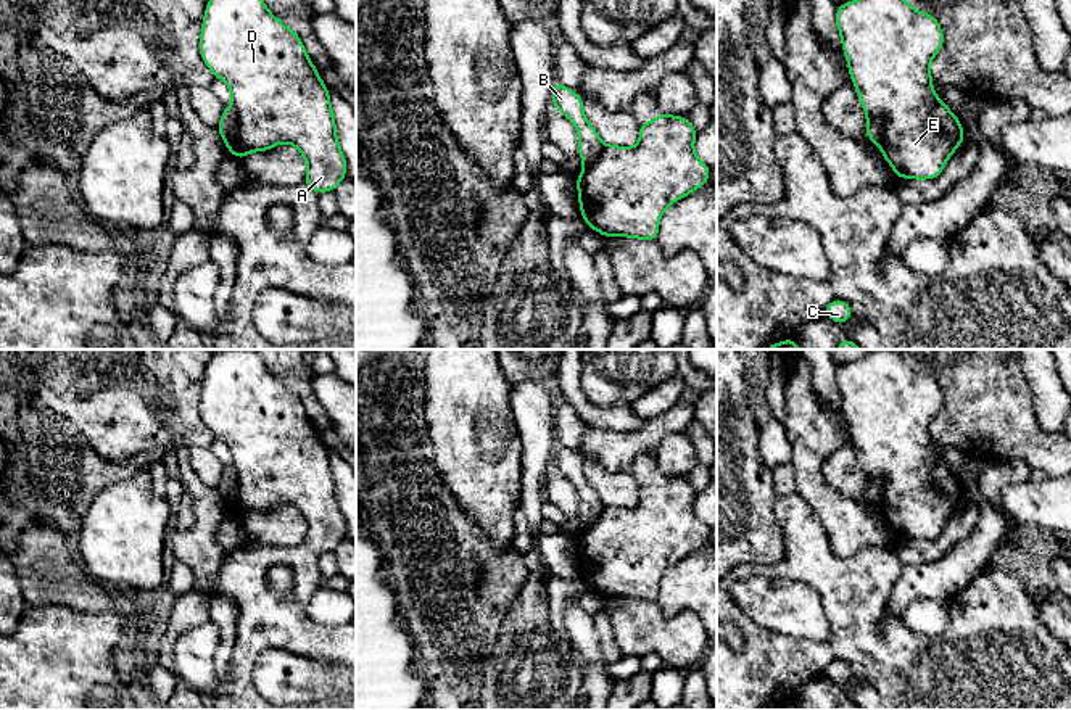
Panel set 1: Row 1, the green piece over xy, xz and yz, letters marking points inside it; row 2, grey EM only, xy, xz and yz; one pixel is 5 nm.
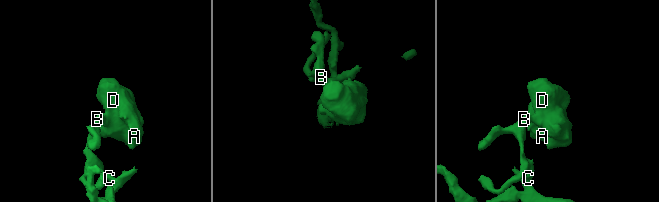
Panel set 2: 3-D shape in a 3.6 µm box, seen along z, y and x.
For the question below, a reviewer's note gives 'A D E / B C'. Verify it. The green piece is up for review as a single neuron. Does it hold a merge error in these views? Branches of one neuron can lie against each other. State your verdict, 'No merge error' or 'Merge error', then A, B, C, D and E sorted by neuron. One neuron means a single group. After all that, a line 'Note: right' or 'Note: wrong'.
Merge error. Groups: A D E / B C
Note: right

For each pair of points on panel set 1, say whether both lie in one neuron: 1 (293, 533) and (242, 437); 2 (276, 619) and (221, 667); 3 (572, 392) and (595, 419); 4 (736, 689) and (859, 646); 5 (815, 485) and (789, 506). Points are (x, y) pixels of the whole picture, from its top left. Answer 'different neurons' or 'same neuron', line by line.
1: different neurons
2: different neurons
3: same neuron
4: same neuron
5: different neurons

